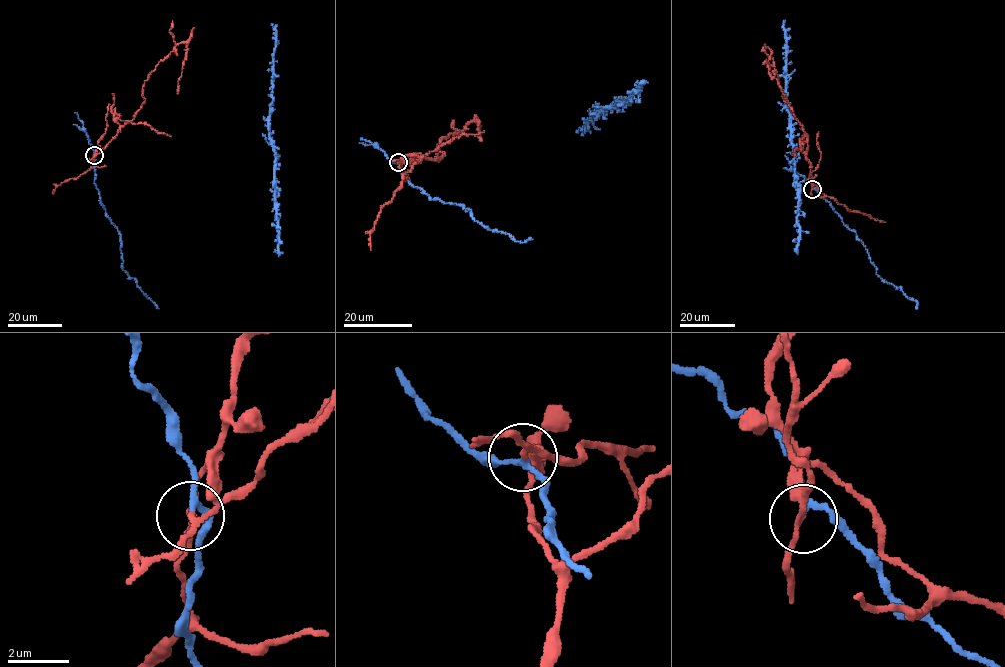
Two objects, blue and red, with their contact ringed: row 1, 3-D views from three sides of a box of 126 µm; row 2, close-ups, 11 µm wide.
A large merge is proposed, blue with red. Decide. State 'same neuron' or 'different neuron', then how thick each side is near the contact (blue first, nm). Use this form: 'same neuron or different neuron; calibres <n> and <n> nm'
different neuron; calibres 170 and 140 nm

